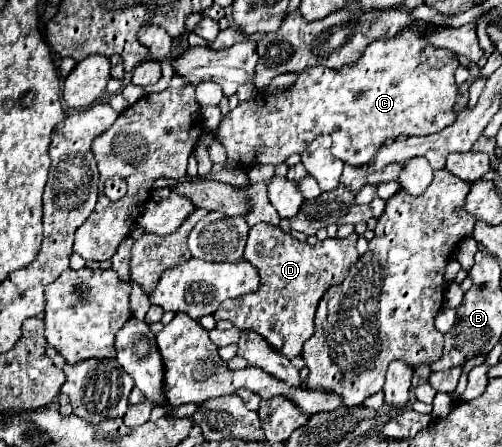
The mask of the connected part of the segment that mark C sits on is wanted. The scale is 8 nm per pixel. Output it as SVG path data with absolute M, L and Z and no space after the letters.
M416 22L400 30L398 36L390 40L376 40L366 48L362 58L350 66L338 70L324 66L306 68L306 72L298 76L296 84L280 96L262 92L250 102L240 102L222 118L216 130L216 140L226 148L228 158L236 164L278 166L290 154L302 154L316 136L330 132L334 156L348 164L366 164L388 138L428 136L444 130L456 120L454 108L460 92L454 82L454 70L458 66L458 56L432 46L426 34L426 24Z

